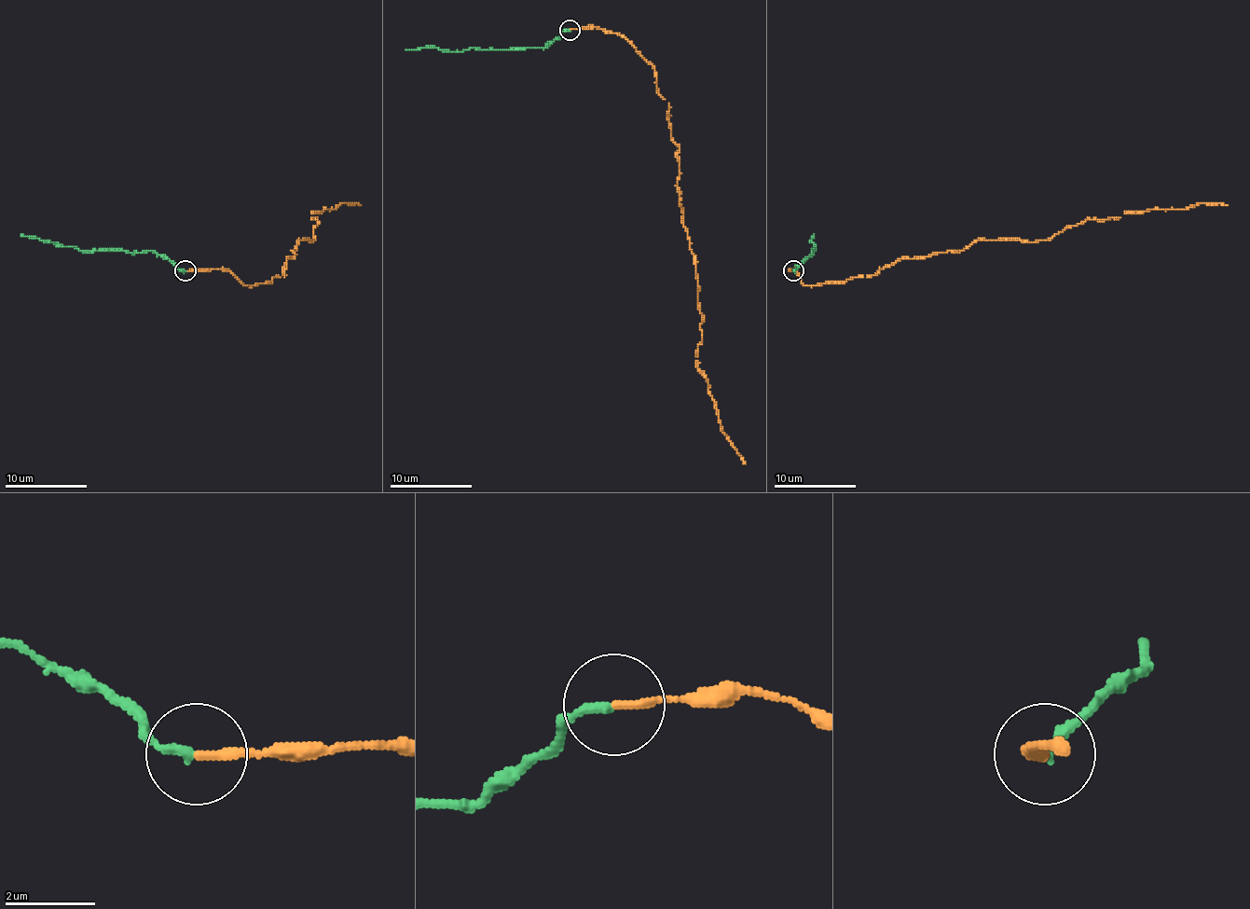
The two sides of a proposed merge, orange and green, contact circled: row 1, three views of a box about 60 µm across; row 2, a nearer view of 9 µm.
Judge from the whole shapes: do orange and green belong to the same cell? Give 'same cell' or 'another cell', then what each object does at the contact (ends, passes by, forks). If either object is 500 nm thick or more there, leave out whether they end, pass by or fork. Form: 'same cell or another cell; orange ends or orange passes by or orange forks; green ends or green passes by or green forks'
same cell; orange ends; green ends

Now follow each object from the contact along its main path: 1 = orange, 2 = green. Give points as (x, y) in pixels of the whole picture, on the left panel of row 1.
1: (185, 271), (226, 268), (243, 285), (284, 277), (299, 241), (313, 241), (317, 219), (311, 213), (361, 205)
2: (184, 271), (150, 251), (78, 251), (20, 234)

